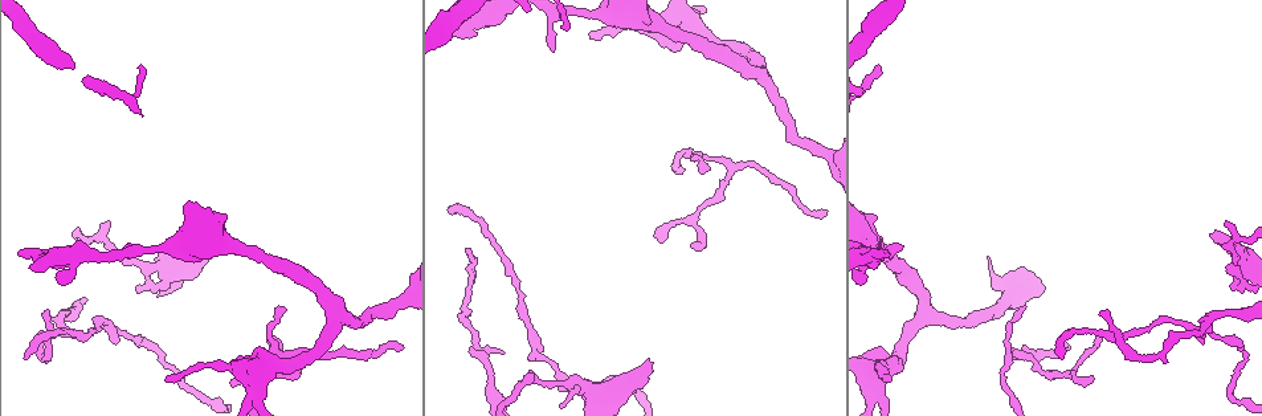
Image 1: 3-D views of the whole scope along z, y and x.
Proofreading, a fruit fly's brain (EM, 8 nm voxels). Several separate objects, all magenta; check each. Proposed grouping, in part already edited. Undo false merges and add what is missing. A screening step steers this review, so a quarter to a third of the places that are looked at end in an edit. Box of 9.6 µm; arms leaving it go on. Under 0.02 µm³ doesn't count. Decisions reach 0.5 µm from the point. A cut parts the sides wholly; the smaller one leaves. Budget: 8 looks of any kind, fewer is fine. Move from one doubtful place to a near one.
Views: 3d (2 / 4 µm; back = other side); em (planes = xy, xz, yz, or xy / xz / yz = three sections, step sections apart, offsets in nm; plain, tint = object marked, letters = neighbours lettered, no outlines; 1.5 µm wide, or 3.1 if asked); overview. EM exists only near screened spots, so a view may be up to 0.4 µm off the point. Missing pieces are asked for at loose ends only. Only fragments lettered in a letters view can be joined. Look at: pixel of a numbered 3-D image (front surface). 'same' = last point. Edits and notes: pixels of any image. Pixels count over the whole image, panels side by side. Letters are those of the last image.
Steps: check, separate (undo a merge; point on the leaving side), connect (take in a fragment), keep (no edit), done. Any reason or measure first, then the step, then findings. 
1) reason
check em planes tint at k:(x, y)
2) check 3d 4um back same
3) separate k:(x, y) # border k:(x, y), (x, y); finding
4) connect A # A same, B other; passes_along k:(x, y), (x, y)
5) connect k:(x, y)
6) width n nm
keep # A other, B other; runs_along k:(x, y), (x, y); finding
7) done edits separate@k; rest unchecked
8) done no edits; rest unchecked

thick end
check em xy step 8 tint at 1:(1210, 235)

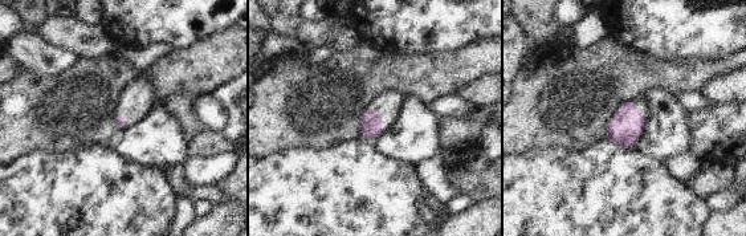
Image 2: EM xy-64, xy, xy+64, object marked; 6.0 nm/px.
cut it another way
check em planes letters same

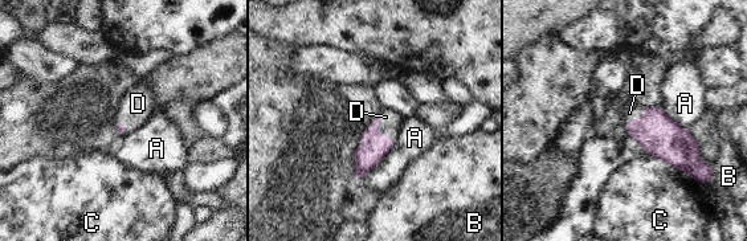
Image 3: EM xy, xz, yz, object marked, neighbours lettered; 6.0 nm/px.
connect D # A other, B other, C other, D same; passes_along 3:(372, 148), (378, 133), (390, 119); the neuron continues

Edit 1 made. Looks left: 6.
calibre changes
check em planes letters at 1:(165, 280)

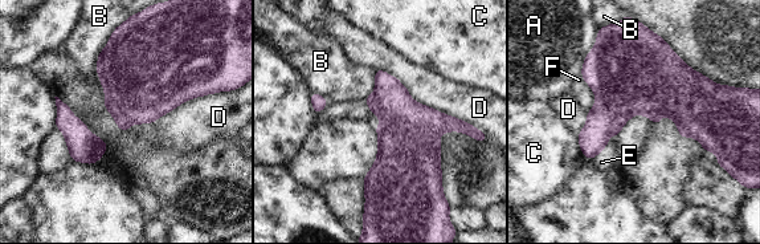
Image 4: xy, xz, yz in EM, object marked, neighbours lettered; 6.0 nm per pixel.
width 300 nm
keep # A other, B other, C other, D other, E other, F other; border 4:(117, 27), (98, 56), (99, 82); continuous, no second neuron

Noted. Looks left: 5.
check em planes letters at 1:(44, 315)

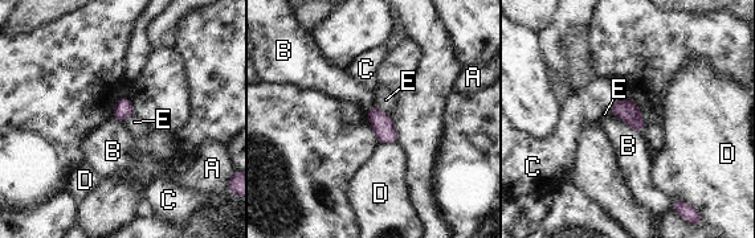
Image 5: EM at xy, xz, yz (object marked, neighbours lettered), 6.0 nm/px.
longest_contact B 240 nm
keep # A other, B other, C other, D other, E other; border 5:(609, 113), (623, 119), (640, 134); no lettered fragment goes on from it

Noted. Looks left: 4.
done edits connect@3; rest unchecked

